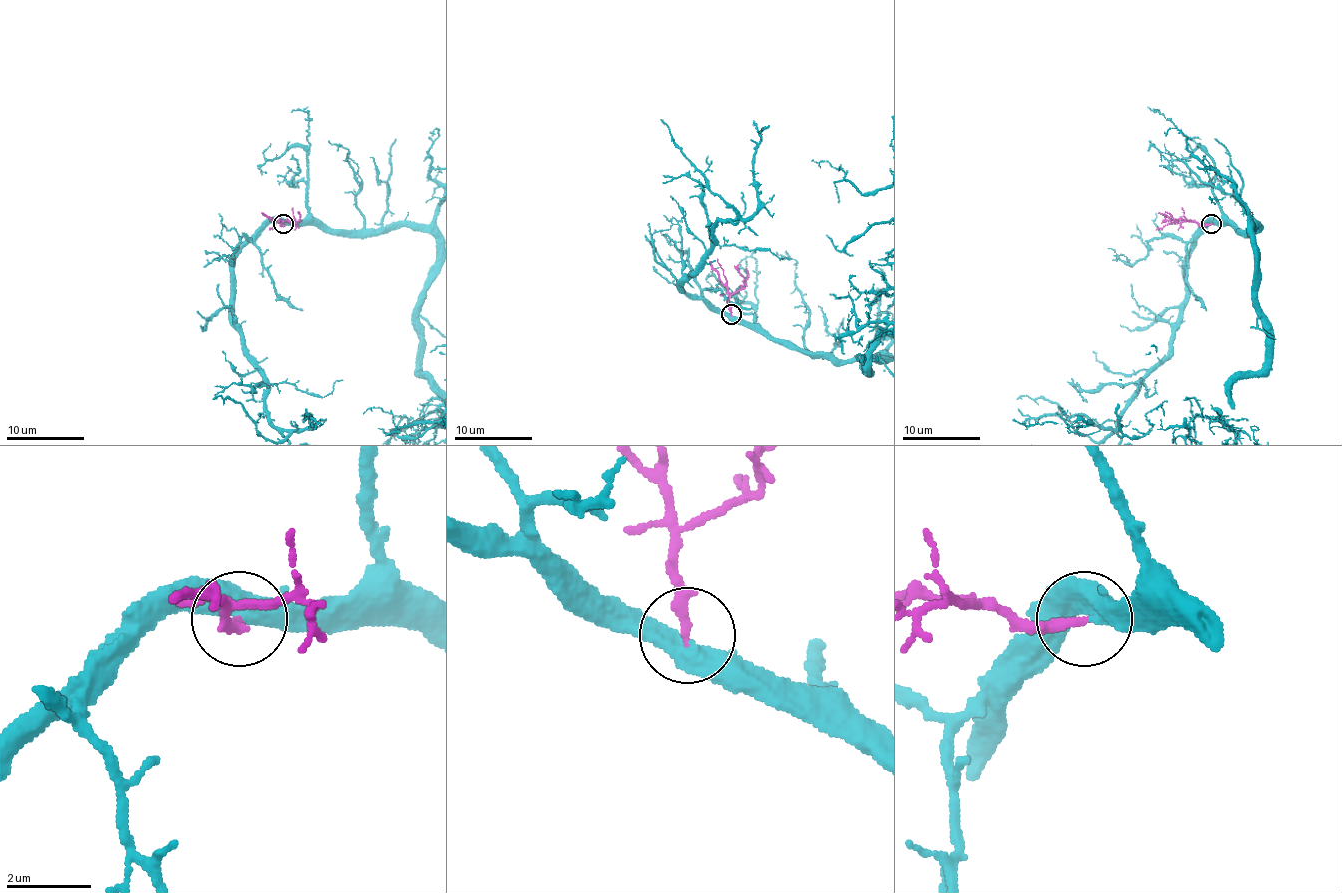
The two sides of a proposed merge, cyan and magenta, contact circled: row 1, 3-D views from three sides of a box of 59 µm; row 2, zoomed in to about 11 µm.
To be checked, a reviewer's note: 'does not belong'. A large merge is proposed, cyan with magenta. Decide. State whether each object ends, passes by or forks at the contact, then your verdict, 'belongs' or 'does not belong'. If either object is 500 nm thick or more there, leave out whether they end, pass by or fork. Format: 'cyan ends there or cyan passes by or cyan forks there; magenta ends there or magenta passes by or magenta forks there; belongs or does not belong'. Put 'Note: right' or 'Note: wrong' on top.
Note: wrong
cyan passes by; magenta ends there; belongs

